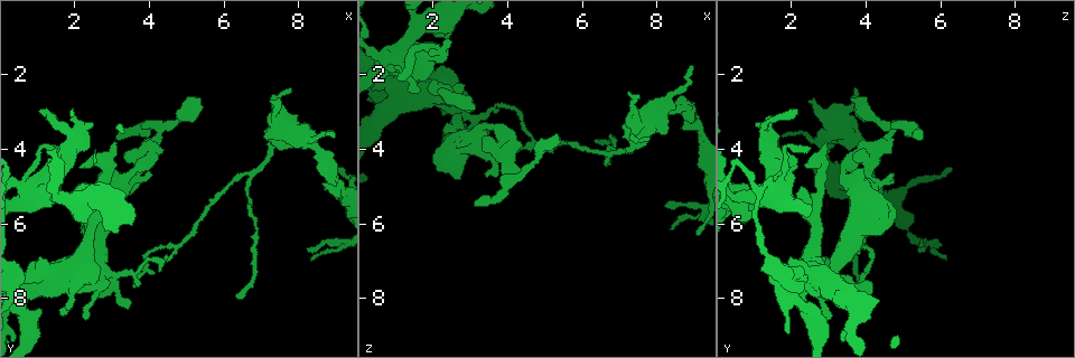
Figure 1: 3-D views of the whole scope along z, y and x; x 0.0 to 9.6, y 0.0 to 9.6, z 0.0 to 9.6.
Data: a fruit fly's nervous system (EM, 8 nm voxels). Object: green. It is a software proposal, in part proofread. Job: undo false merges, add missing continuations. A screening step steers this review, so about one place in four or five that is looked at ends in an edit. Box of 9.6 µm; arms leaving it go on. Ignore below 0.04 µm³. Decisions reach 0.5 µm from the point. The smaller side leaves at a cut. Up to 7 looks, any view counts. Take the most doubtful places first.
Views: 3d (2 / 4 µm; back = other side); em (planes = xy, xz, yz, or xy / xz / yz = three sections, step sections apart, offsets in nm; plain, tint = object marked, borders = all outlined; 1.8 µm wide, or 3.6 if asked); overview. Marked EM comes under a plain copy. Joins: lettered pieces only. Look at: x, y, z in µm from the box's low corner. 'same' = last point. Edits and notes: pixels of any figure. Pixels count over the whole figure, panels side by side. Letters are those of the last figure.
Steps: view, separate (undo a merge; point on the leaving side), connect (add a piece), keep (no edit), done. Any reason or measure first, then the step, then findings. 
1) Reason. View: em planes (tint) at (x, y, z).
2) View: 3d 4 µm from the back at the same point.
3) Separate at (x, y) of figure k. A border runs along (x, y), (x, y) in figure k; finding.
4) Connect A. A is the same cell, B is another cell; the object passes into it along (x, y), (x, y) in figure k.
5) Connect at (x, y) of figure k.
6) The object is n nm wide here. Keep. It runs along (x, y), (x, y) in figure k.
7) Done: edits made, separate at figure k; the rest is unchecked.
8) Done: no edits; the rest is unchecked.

Four-way junction. View: 3d 4 µm at (0.80, 5.20, 1.55).

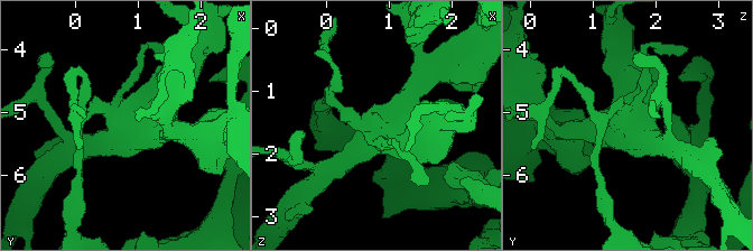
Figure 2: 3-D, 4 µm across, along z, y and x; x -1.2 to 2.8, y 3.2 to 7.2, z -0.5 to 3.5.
Shape alone is not enough. View: em planes (borders) at (0.85, 5.15, 1.60).

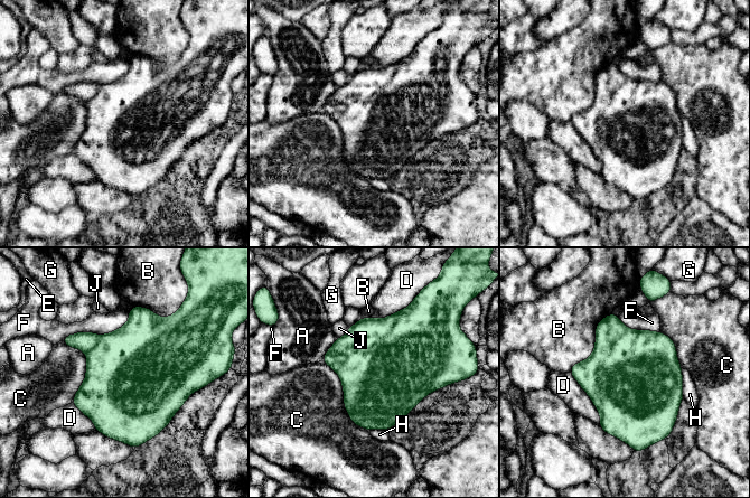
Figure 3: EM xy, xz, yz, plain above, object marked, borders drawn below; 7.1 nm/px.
Separate at (84, 341) of figure 3. A, B, C, D, E, F, G, H and J are other cells; a border runs along (100, 336), (96, 344), (86, 353) in figure 3; two cells meet here.

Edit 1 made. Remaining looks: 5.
Tapers out. View: em planes (tint) at (6.40, 8.00, 3.75).

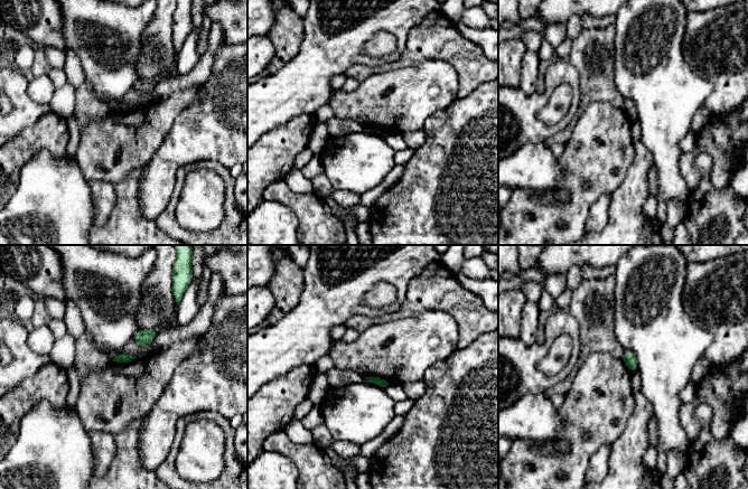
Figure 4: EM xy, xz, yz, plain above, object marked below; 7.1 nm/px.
What lies round it. View: em planes (borders) at the same point.

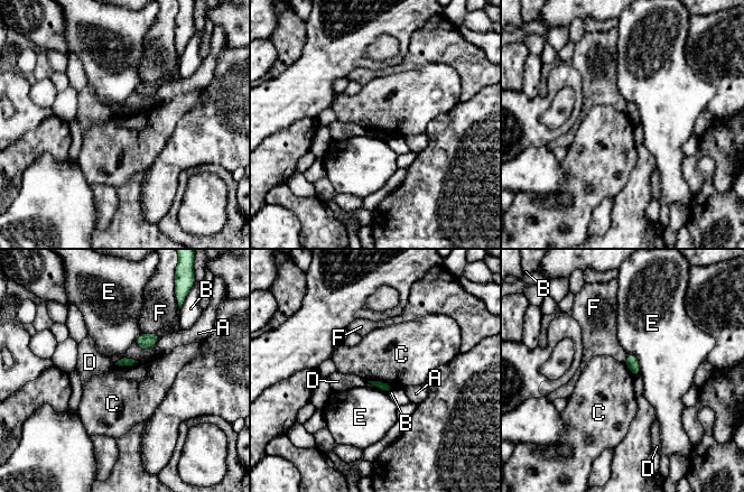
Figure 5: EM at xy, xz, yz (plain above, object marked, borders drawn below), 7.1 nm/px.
Keep. A, B, C, D, E and F are other cells; no lettered piece goes on from it.

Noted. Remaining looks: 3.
Done: edits made, separate at figure 3; the rest is unchecked.

